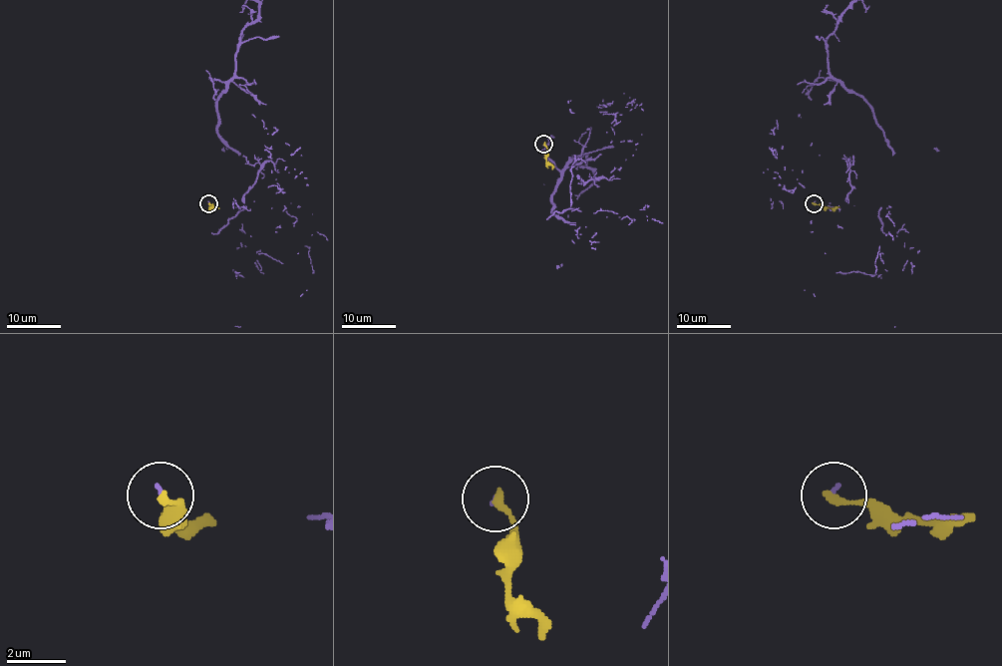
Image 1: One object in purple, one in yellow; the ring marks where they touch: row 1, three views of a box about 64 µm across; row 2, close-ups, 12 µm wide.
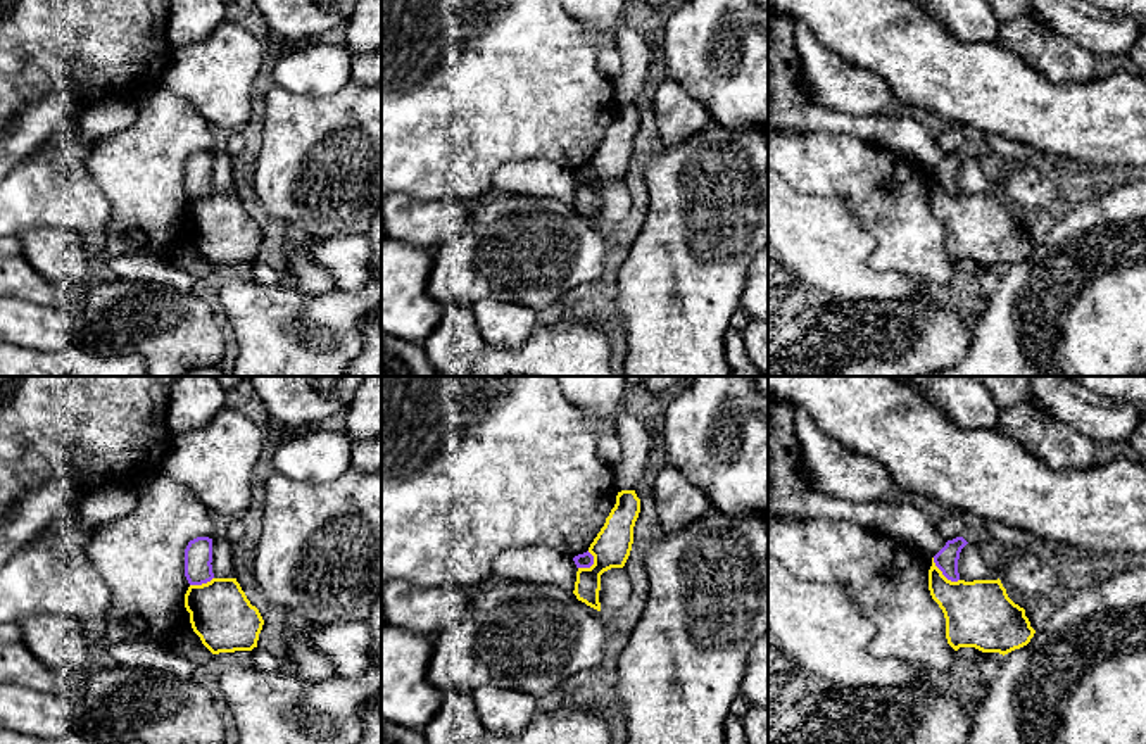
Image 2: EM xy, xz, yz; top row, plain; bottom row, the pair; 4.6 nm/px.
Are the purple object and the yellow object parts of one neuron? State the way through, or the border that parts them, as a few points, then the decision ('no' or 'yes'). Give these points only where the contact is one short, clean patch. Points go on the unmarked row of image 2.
border along yz (932, 171), (934, 178), (948, 192), (958, 194); no

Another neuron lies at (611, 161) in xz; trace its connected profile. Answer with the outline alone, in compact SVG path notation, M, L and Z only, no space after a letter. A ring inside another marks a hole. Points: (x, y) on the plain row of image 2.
M621 104L604 140L589 161L594 169L590 181L578 181L573 207L578 214L601 224L601 188L611 181L623 181L633 157L633 140L640 126L635 104Z

